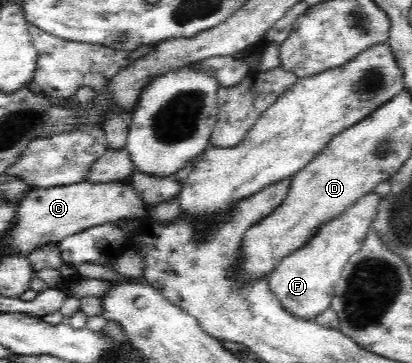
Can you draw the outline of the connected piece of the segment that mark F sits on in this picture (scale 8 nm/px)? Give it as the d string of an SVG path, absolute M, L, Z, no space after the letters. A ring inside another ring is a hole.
M375 193L361 199L361 202L347 214L334 223L325 225L320 235L313 239L305 250L297 251L297 254L277 267L277 271L271 275L267 284L273 299L285 314L301 322L315 322L323 313L332 309L332 299L341 274L351 256L360 251L367 235L367 228L373 224L377 216L379 203Z

